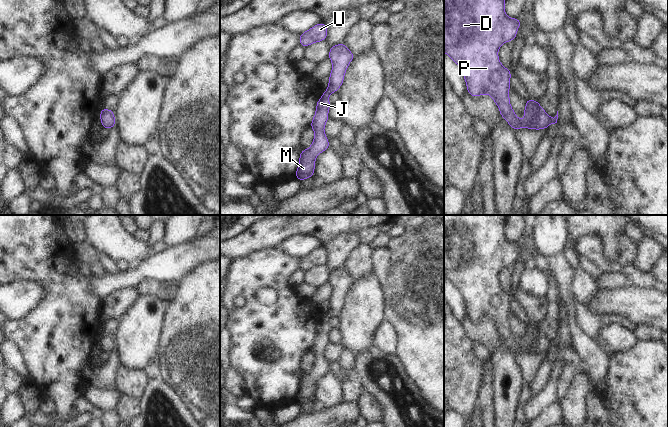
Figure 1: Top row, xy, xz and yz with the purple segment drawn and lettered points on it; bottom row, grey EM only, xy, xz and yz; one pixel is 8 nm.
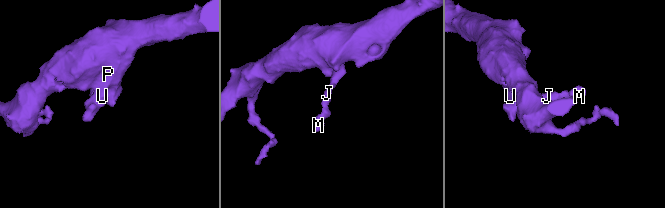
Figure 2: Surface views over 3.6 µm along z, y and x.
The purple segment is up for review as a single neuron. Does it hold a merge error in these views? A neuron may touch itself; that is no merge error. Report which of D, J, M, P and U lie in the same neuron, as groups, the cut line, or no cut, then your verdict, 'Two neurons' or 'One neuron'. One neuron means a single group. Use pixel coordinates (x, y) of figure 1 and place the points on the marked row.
Groups: D J M P U. No split. One neuron.

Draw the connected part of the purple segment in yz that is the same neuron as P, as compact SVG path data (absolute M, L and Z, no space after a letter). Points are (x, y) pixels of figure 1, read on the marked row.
M444 0L444 52L460 67L467 92L474 98L487 94L492 97L499 107L499 114L508 122L515 131L522 127L526 129L547 129L550 124L557 123L557 115L551 118L540 106L539 101L526 99L524 108L524 120L521 121L515 114L510 104L509 90L512 73L505 68L498 57L498 51L503 43L514 41L522 22L519 18L508 17L504 11L505 0Z

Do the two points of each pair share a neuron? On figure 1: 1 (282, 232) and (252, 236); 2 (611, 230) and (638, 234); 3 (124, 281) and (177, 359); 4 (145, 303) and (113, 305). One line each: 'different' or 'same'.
1: same
2: different
3: different
4: different

